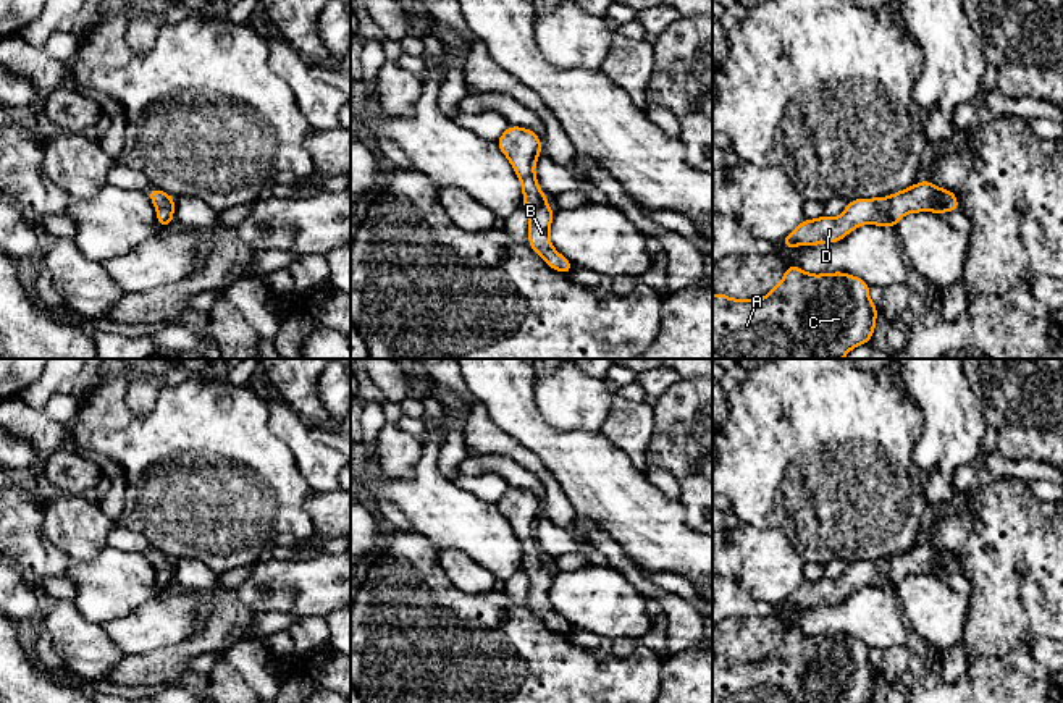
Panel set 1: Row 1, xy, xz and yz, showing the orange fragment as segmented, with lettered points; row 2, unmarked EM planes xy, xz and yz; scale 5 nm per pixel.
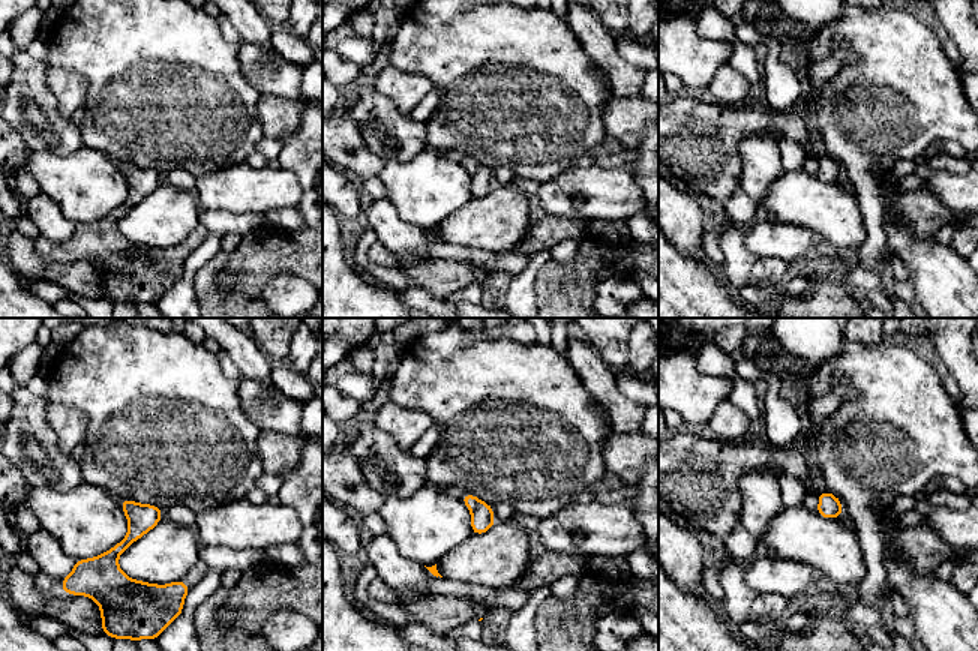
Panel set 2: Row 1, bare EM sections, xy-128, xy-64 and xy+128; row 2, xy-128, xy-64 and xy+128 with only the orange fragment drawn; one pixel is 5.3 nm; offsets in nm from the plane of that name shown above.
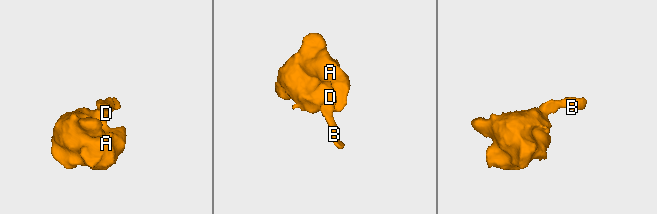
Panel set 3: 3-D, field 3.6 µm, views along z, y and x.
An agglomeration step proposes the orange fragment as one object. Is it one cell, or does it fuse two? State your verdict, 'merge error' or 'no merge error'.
no merge error

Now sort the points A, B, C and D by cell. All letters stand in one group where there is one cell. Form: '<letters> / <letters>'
A B C D

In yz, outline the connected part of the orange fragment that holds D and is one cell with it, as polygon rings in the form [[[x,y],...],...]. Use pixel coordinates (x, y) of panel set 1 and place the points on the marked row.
[[[926,179],[905,191],[893,192],[890,197],[850,200],[845,212],[835,218],[821,215],[816,220],[803,220],[780,244],[785,249],[792,249],[795,246],[838,242],[863,225],[872,223],[895,228],[906,213],[947,213],[953,210],[961,210],[956,194],[935,187]]]

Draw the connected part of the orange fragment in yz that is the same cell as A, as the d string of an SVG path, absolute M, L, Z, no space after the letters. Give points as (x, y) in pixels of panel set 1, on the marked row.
M788 265L782 281L761 299L712 294L712 359L843 359L853 347L871 343L877 312L864 280L843 272L811 275Z

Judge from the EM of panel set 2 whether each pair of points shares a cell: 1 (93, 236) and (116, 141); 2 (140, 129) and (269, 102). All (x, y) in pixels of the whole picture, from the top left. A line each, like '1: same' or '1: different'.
1: different
2: different

